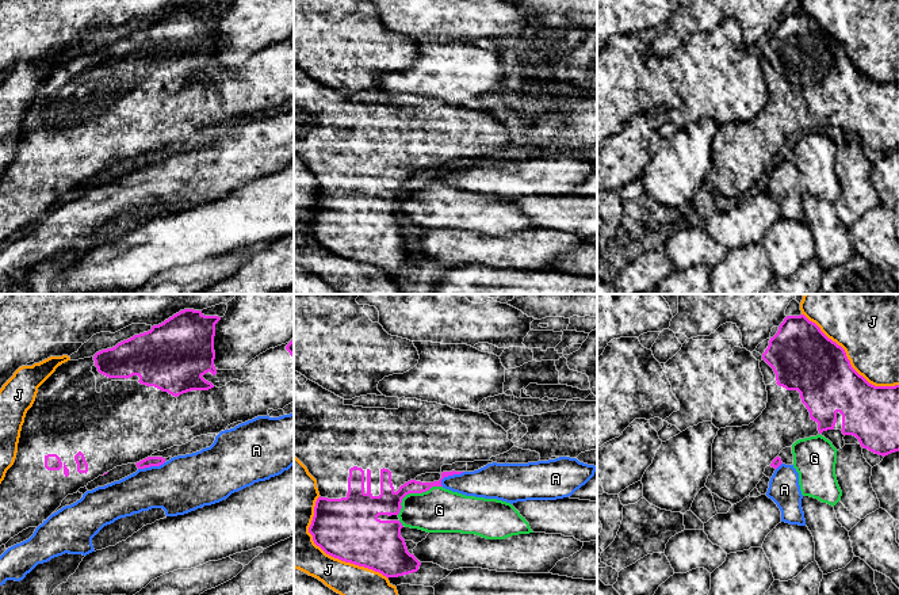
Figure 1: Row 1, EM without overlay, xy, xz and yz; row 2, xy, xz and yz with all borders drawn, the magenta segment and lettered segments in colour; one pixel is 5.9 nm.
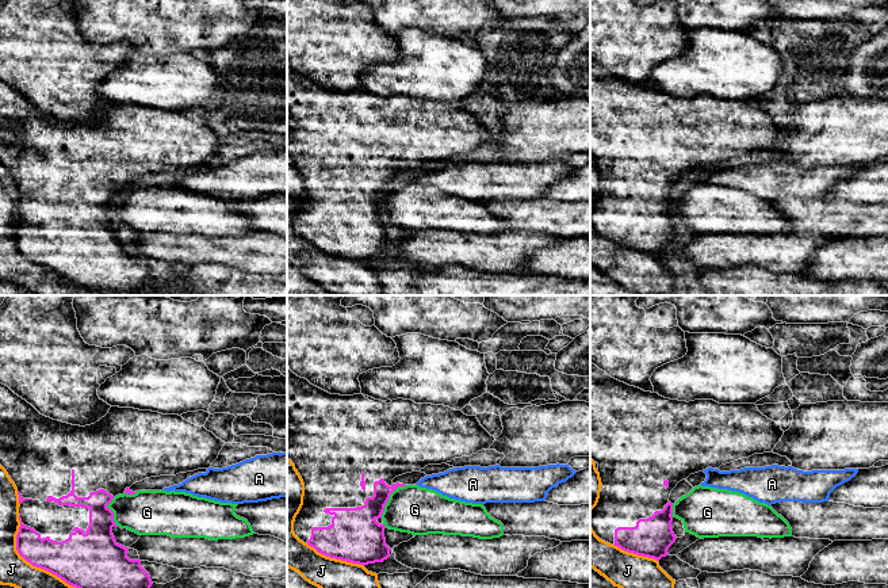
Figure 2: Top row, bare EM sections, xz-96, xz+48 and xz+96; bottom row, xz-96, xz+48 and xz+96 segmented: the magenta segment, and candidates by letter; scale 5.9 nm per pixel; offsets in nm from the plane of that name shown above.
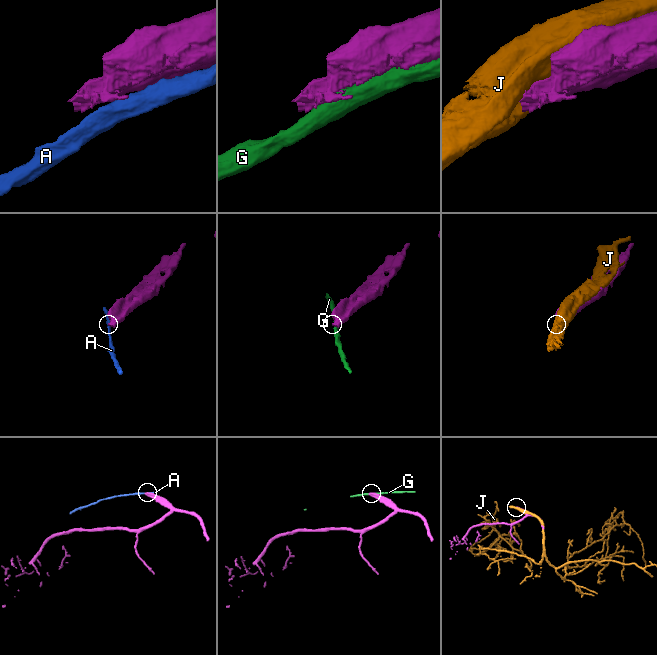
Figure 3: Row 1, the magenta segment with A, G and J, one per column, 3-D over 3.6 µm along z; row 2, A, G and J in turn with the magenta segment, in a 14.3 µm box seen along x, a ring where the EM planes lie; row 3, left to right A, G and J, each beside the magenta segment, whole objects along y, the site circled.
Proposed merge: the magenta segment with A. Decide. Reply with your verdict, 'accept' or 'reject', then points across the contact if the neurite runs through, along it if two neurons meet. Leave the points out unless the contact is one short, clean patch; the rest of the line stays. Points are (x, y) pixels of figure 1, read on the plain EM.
reject; border xz (463, 168), (446, 172), (440, 180)

